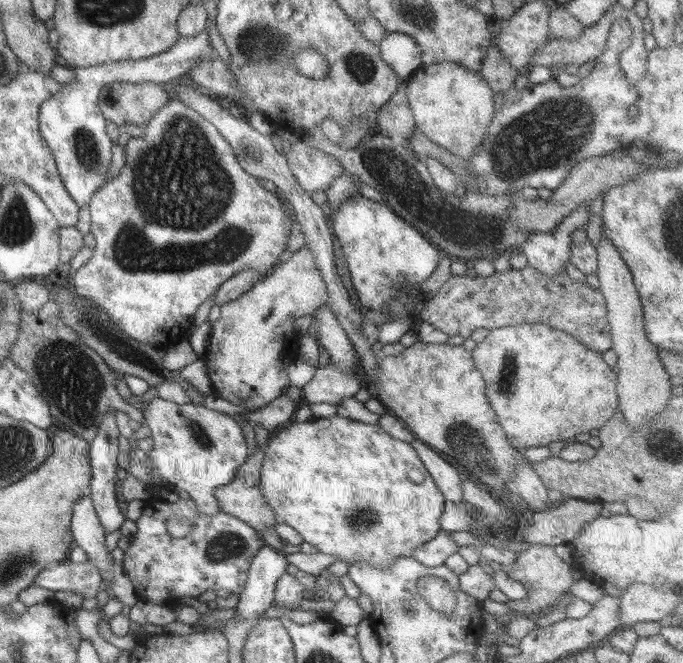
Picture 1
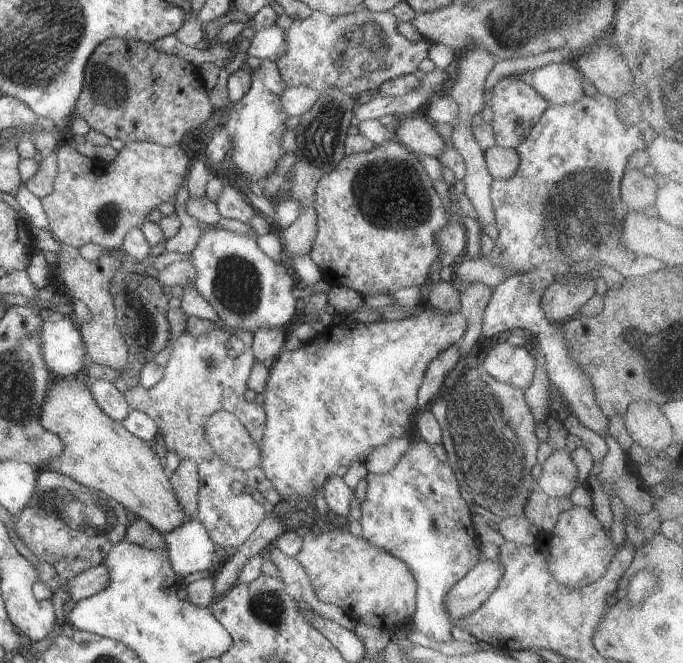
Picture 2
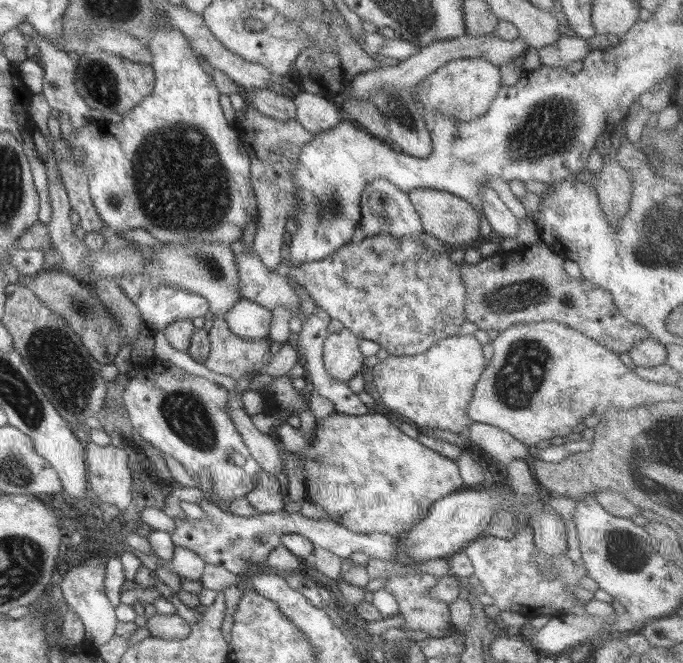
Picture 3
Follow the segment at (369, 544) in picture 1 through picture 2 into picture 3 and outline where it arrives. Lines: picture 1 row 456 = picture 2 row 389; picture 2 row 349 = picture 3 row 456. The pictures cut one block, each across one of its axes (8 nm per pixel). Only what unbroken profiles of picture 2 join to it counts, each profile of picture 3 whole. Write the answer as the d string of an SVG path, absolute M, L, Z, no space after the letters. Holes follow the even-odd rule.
M334 412L316 420L313 442L301 451L286 449L286 452L296 455L306 470L306 500L321 506L327 512L325 518L360 534L379 532L400 538L428 513L434 501L455 493L464 484L457 462L422 445L418 439L408 437L384 414L375 412L362 416Z

